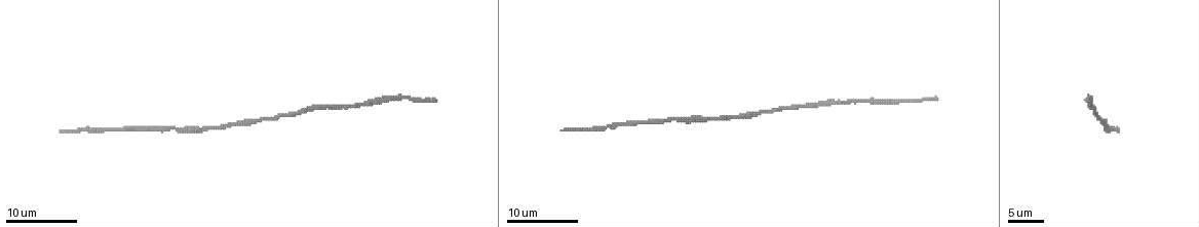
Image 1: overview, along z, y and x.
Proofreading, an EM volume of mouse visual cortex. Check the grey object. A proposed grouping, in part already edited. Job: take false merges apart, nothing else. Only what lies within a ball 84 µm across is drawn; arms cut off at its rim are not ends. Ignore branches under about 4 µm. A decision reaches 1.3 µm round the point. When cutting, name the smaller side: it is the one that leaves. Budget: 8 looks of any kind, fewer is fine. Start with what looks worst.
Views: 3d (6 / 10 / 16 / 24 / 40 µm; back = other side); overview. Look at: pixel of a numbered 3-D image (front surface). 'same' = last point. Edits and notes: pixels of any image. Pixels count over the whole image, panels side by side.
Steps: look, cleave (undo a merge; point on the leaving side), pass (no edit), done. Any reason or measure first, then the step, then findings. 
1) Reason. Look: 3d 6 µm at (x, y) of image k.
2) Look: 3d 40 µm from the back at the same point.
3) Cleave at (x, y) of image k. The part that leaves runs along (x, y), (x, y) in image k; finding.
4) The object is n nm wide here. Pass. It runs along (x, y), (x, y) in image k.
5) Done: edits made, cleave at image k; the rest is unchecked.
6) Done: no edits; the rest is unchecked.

Look: 3d 10 µm at (751, 115) of image 1.

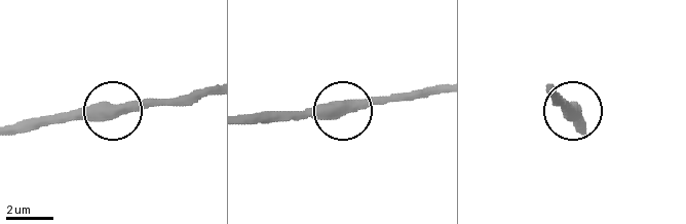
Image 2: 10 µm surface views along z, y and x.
Look: 3d 10 µm from the back at (573, 107) of image 2.

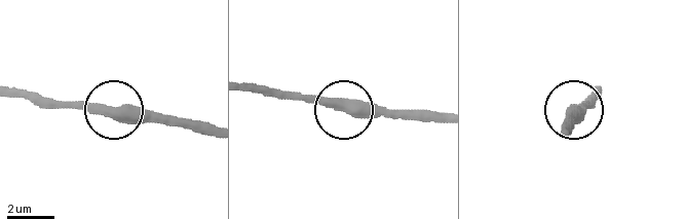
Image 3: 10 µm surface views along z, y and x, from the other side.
Pass. All the same cell.

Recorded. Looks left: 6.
Look: 3d 10 µm at (370, 105) of image 1.

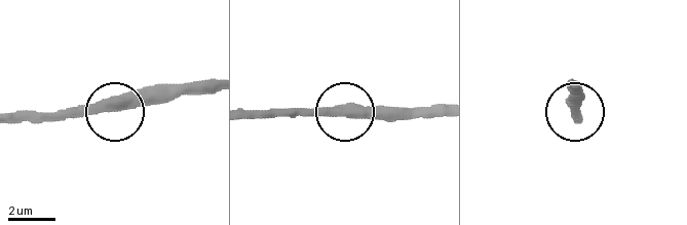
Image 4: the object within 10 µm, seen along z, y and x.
Pass. It runs along (22, 118), (74, 118), (173, 101) in image 4; all the same cell.

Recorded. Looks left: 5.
Thick turns thin. Look: 3d 10 µm at (681, 121) of image 1.

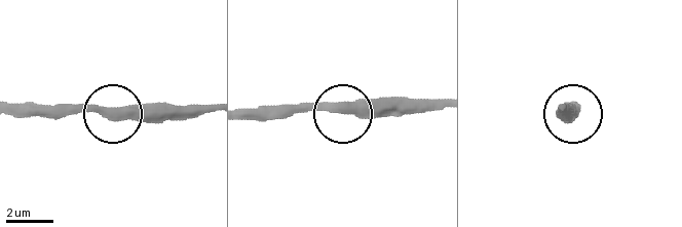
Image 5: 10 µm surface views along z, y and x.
Look: 3d 6 µm at (121, 111) of image 5.

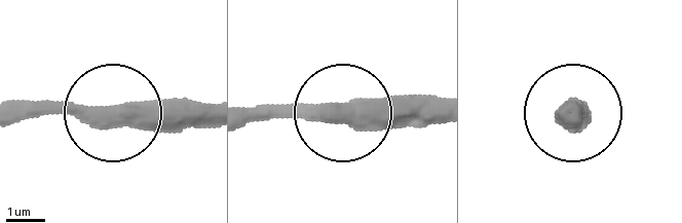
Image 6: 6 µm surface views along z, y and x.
Pass. It runs along (206, 109), (20, 109) in image 6; continuous, no second cell.

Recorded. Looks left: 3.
Thick turns thin. Look: 3d 10 µm at (627, 123) of image 1.

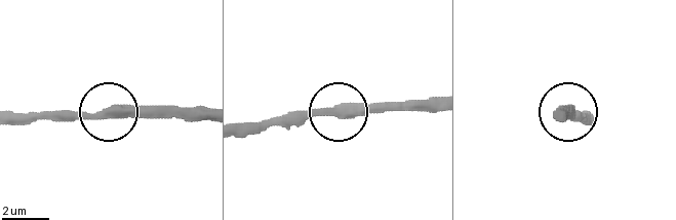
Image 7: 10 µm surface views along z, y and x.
Look: 3d 6 µm at (345, 106) of image 7.

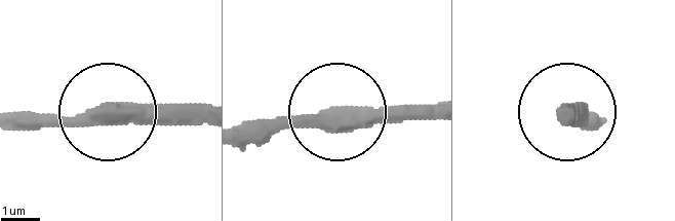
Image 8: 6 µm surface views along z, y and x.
Pass. It runs along (432, 106), (245, 122) in image 8; continuous, no second cell.

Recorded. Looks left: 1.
Done: no edits; the rest is unchecked.

